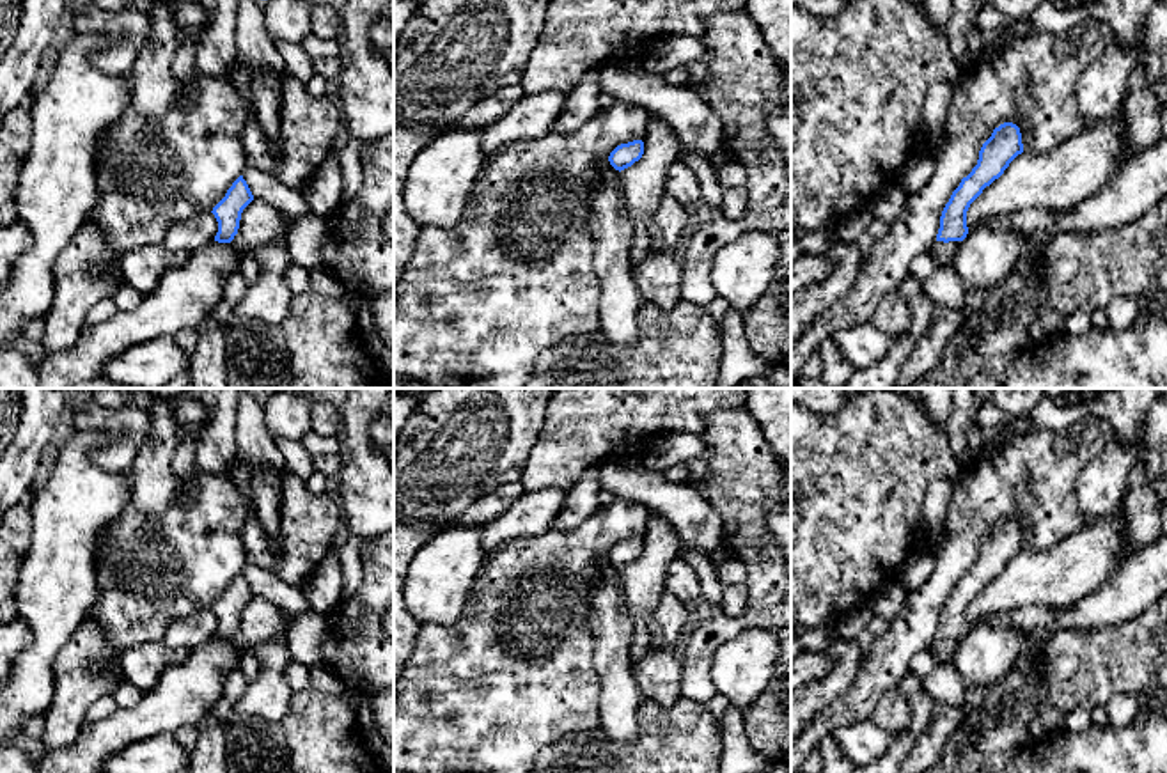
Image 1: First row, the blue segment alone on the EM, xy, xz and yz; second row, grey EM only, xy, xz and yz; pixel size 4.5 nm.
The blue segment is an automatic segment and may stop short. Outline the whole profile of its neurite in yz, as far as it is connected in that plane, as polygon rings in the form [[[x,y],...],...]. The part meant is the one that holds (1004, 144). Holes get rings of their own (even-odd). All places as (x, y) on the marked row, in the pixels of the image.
[[[1004,122],[993,129],[991,137],[979,151],[977,165],[961,179],[952,191],[940,216],[936,241],[963,241],[968,234],[967,211],[970,204],[999,179],[1009,163],[1023,152],[1020,128],[1013,122]]]

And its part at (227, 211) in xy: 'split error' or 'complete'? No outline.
complete

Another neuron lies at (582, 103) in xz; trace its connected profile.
[[[592,66],[576,87],[566,92],[566,103],[560,110],[553,131],[569,137],[576,133],[582,126],[591,122],[601,112],[599,106],[599,71],[603,66]]]

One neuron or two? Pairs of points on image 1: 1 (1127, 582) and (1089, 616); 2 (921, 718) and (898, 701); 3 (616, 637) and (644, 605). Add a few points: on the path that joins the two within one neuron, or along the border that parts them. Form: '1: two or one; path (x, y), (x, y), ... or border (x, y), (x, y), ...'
1: one; path (1118, 591), (1098, 609)
2: two; border (908, 697), (908, 729), (898, 740)
3: two; border (619, 578), (623, 605), (632, 628), (630, 662)

